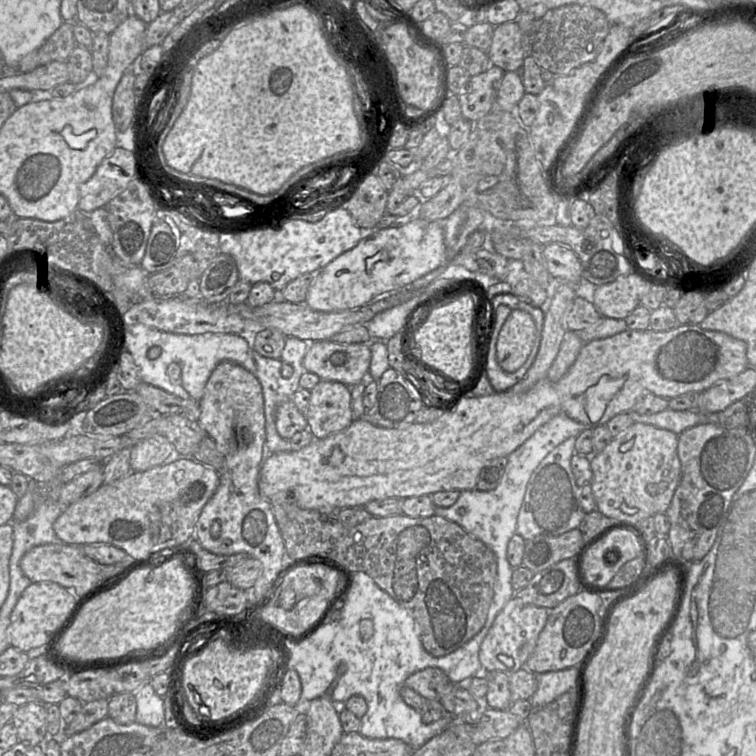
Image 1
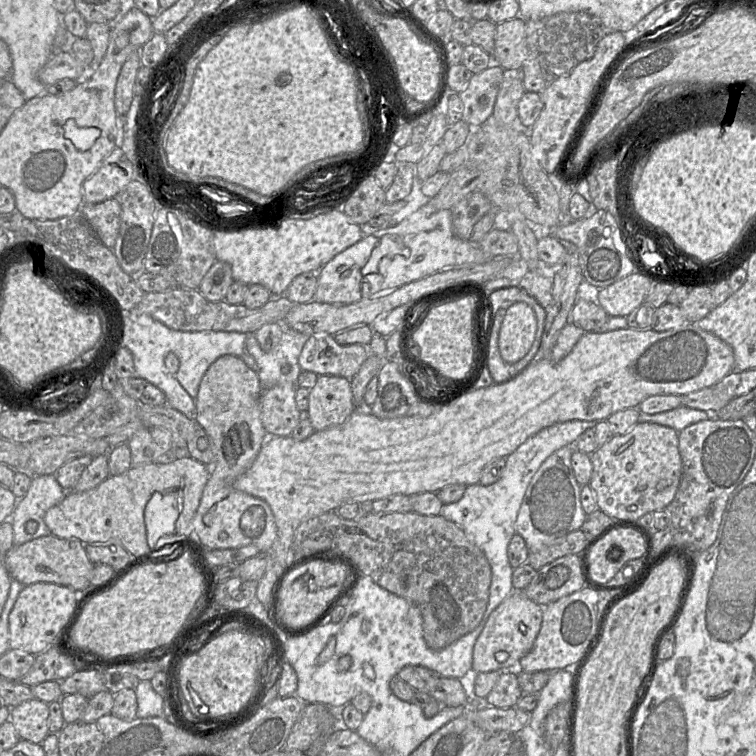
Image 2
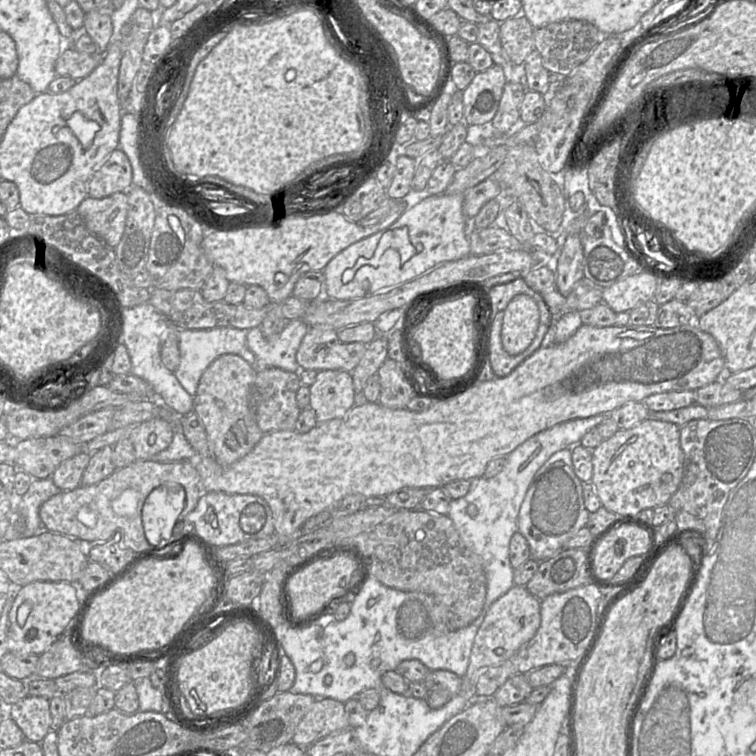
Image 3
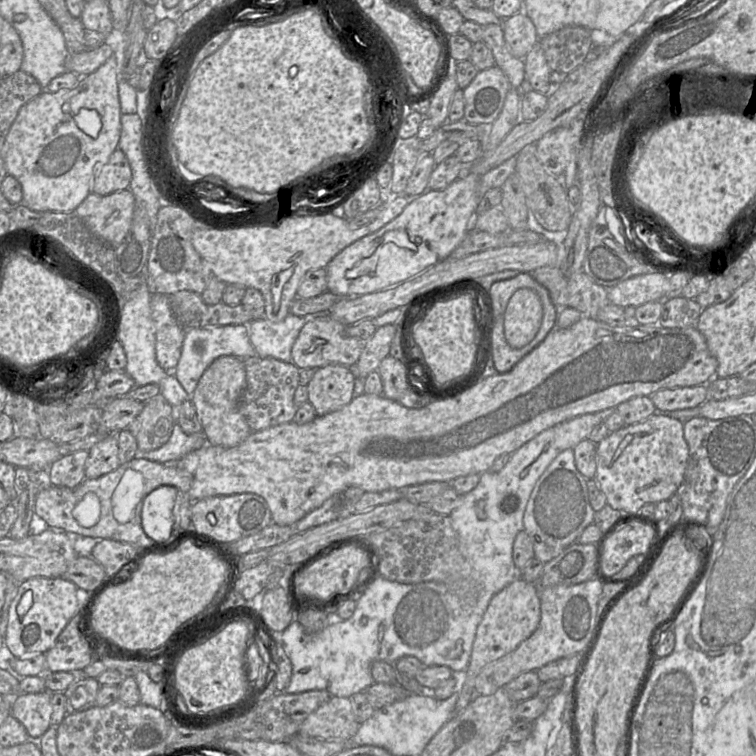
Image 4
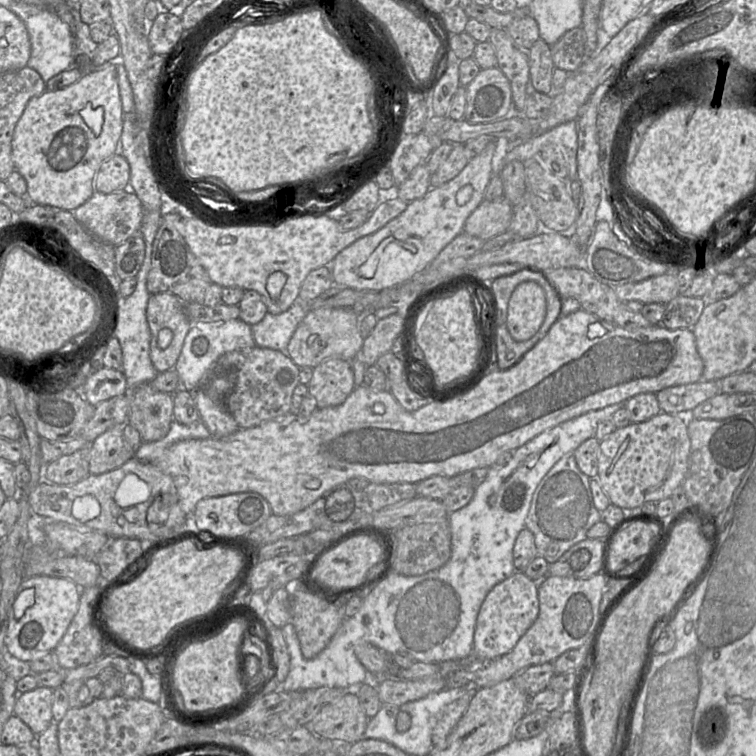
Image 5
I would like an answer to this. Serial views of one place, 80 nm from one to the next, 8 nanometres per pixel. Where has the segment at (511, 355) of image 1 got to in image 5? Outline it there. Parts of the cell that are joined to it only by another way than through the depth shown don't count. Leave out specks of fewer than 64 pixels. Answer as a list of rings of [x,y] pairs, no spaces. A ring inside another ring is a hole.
[[[525,281],[513,291],[507,309],[506,327],[513,340],[524,342],[532,338],[546,317],[546,297],[542,287]]]

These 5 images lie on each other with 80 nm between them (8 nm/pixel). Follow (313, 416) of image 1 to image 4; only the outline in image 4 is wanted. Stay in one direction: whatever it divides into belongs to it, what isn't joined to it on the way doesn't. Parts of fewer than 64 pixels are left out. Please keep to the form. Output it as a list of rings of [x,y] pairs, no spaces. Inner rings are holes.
[[[329,364],[315,370],[308,383],[308,400],[317,416],[337,411],[354,398],[353,370],[340,364]]]

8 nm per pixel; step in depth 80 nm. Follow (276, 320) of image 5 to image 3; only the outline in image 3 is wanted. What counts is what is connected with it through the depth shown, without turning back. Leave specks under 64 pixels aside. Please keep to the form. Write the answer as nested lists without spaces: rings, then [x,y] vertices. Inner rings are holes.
[[[292,319],[279,335],[265,337],[260,327],[249,329],[247,345],[256,357],[256,371],[274,367],[300,376],[304,368],[298,364],[296,353],[308,328],[302,319]]]

